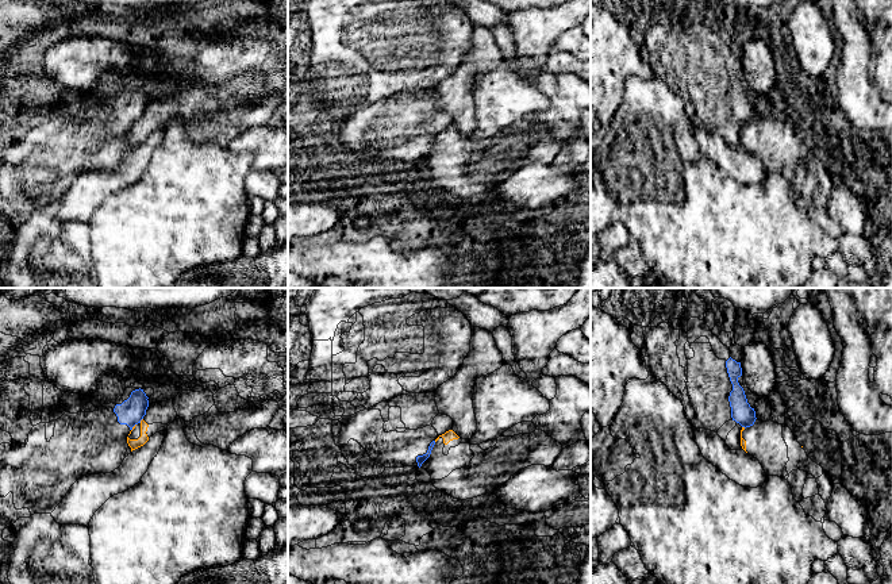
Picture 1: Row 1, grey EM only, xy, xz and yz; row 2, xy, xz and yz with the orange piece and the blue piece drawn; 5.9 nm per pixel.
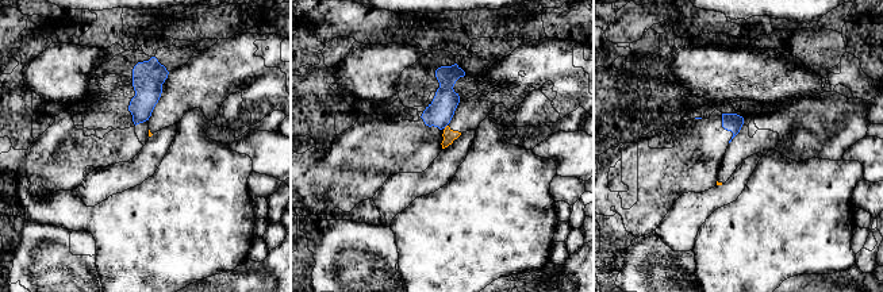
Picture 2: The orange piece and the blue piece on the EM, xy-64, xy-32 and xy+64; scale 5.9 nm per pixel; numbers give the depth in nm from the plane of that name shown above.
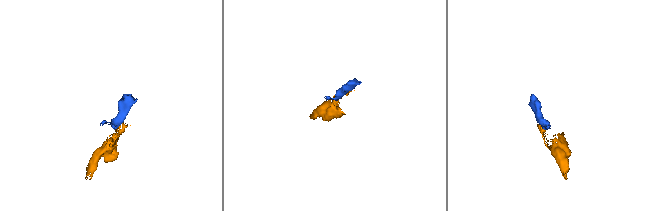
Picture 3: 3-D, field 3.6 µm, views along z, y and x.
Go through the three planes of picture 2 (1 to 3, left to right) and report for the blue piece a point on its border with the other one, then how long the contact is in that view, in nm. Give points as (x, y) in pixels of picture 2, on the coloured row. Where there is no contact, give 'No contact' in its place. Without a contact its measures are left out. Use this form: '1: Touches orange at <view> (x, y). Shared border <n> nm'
1: No contact
2: No contact
3: No contact

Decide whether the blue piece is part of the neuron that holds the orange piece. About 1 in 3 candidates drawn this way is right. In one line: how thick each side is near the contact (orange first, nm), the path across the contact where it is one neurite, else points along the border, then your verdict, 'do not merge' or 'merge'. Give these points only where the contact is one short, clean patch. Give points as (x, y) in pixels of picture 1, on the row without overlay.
calibres 60 and 160 nm; border xy (142, 115), (139, 119); do not merge

